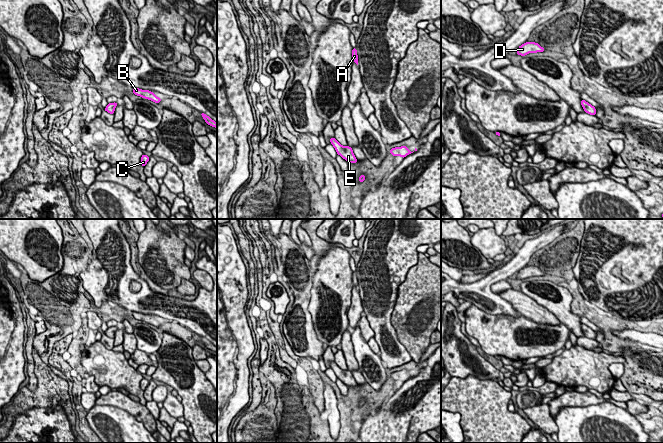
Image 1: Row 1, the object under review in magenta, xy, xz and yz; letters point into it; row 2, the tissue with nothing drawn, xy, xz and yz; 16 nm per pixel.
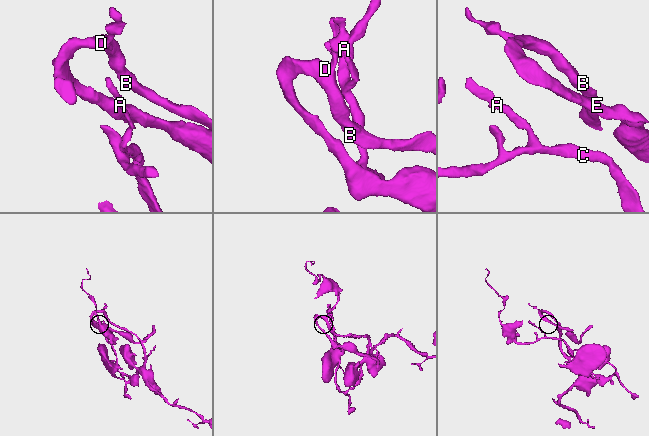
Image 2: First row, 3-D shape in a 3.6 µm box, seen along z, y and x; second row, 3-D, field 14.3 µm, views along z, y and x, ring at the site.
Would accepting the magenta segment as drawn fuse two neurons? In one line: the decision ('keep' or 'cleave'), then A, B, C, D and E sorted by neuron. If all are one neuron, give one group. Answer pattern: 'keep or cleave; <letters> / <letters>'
keep; A B C D E

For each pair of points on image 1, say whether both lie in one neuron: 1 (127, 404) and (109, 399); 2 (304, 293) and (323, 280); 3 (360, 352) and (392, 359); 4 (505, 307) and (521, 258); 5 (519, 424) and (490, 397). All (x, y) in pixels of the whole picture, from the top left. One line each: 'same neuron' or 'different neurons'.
1: same neuron
2: different neurons
3: different neurons
4: same neuron
5: same neuron

